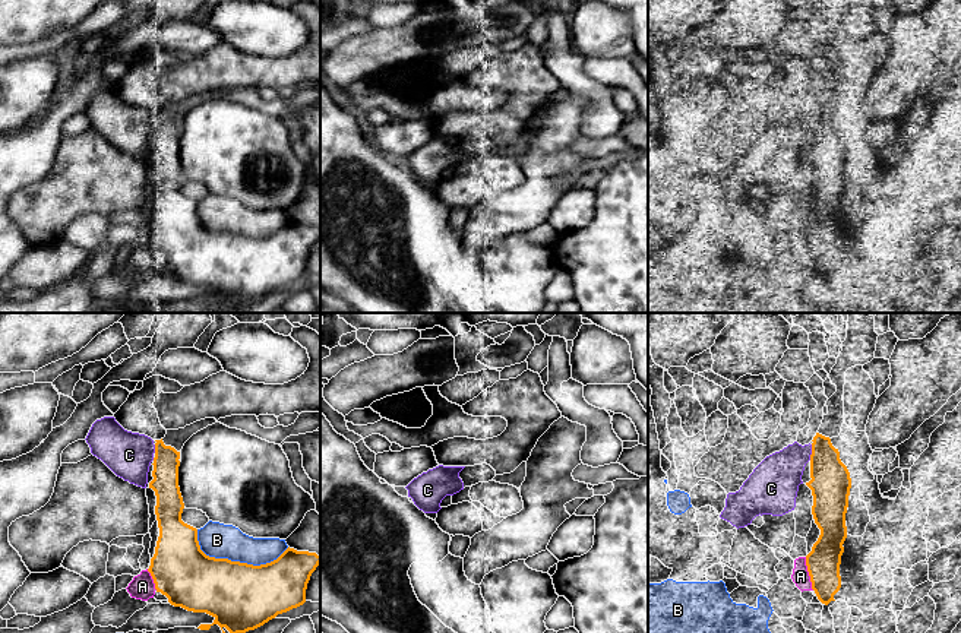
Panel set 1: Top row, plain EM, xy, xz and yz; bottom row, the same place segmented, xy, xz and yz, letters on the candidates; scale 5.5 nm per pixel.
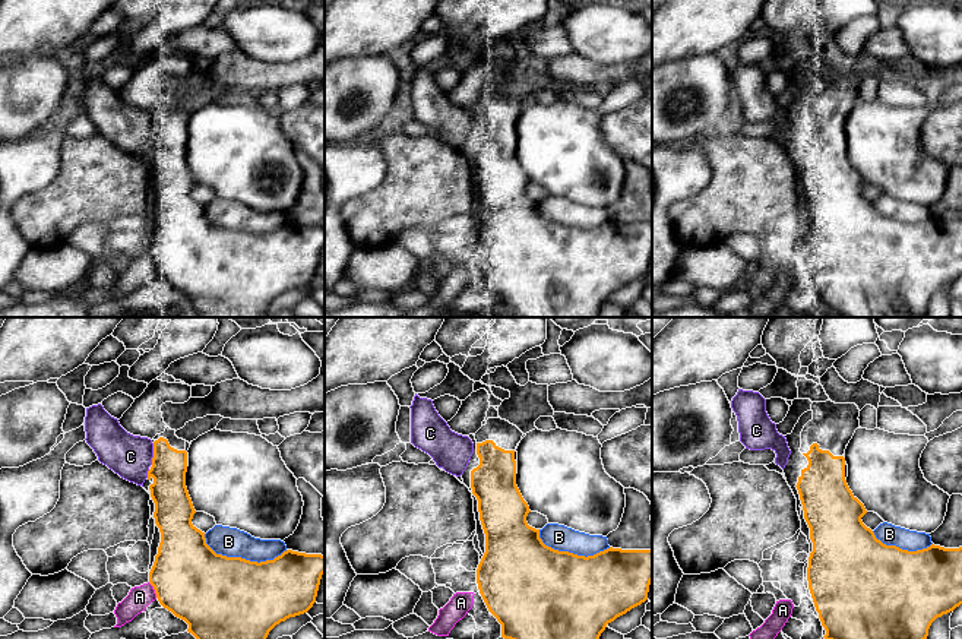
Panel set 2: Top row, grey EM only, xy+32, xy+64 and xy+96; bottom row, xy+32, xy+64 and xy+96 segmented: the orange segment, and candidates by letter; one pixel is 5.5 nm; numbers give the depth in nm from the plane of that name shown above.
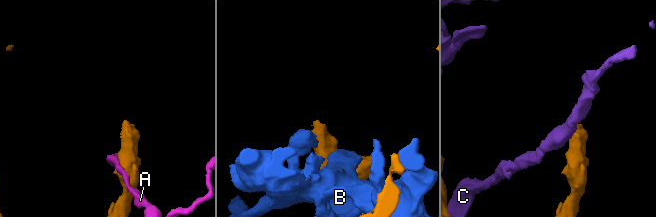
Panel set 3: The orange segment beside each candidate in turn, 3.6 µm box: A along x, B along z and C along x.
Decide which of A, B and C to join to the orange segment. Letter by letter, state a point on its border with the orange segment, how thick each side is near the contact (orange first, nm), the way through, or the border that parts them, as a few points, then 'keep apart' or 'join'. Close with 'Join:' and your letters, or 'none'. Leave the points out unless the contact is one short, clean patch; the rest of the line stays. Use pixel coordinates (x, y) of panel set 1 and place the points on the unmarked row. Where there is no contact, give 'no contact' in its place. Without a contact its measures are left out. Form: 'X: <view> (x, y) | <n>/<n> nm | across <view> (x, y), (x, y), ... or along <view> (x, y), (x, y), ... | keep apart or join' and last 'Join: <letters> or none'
A: yz (809, 246) | 180/100 nm | keep apart
B: xy (236, 234) | 380/190 nm | keep apart
C: yz (812, 124) | 220/260 nm | keep apart
Join: none

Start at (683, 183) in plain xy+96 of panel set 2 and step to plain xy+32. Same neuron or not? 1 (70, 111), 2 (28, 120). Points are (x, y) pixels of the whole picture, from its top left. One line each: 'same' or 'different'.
1: same
2: different

